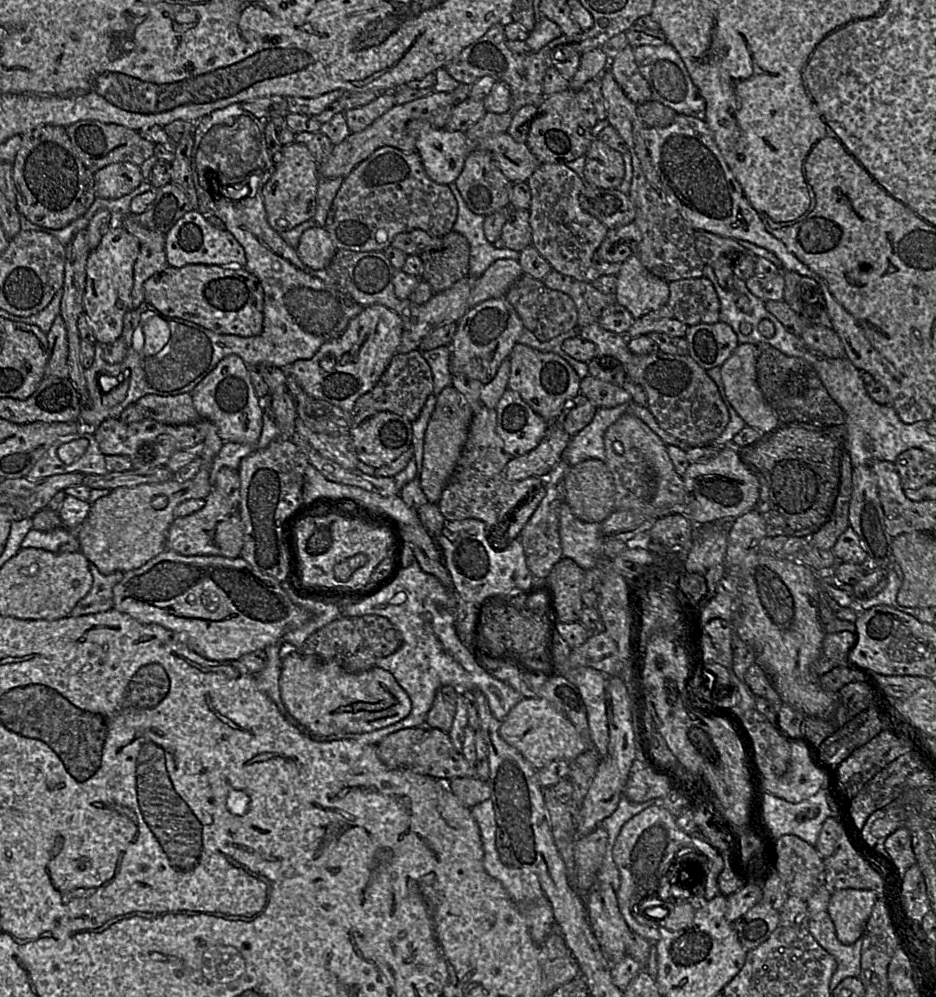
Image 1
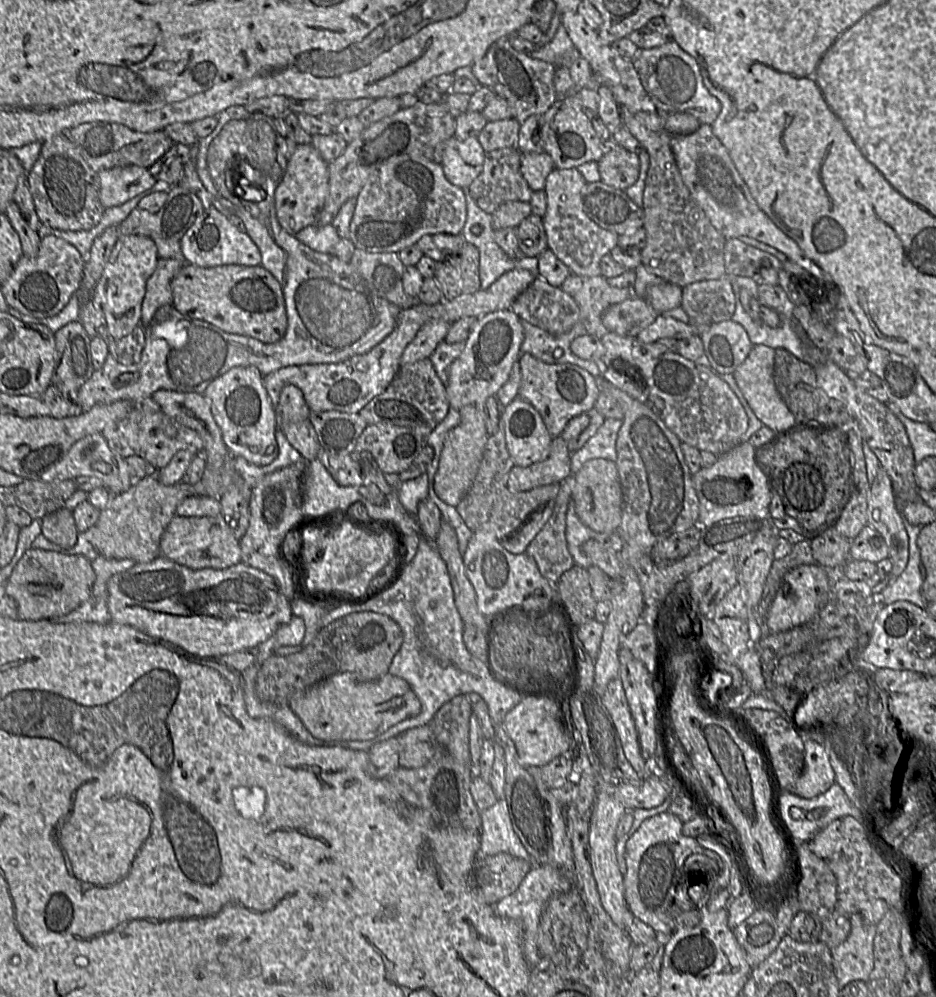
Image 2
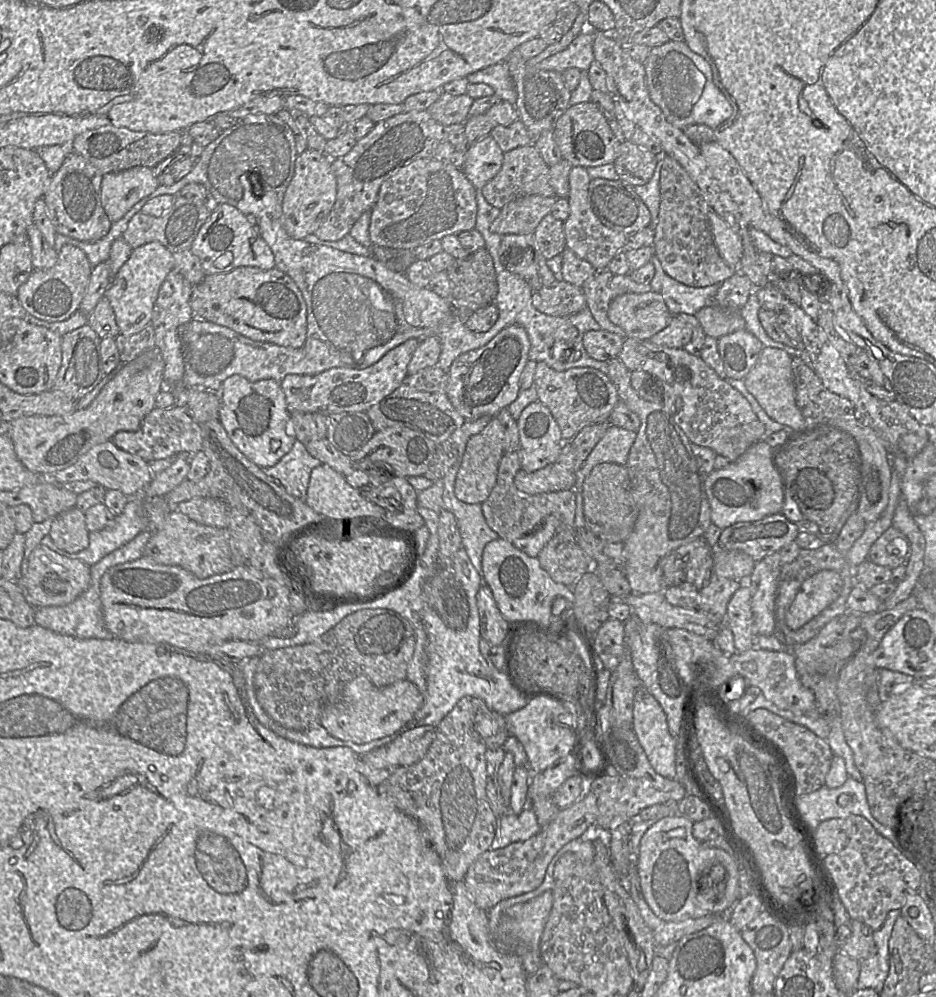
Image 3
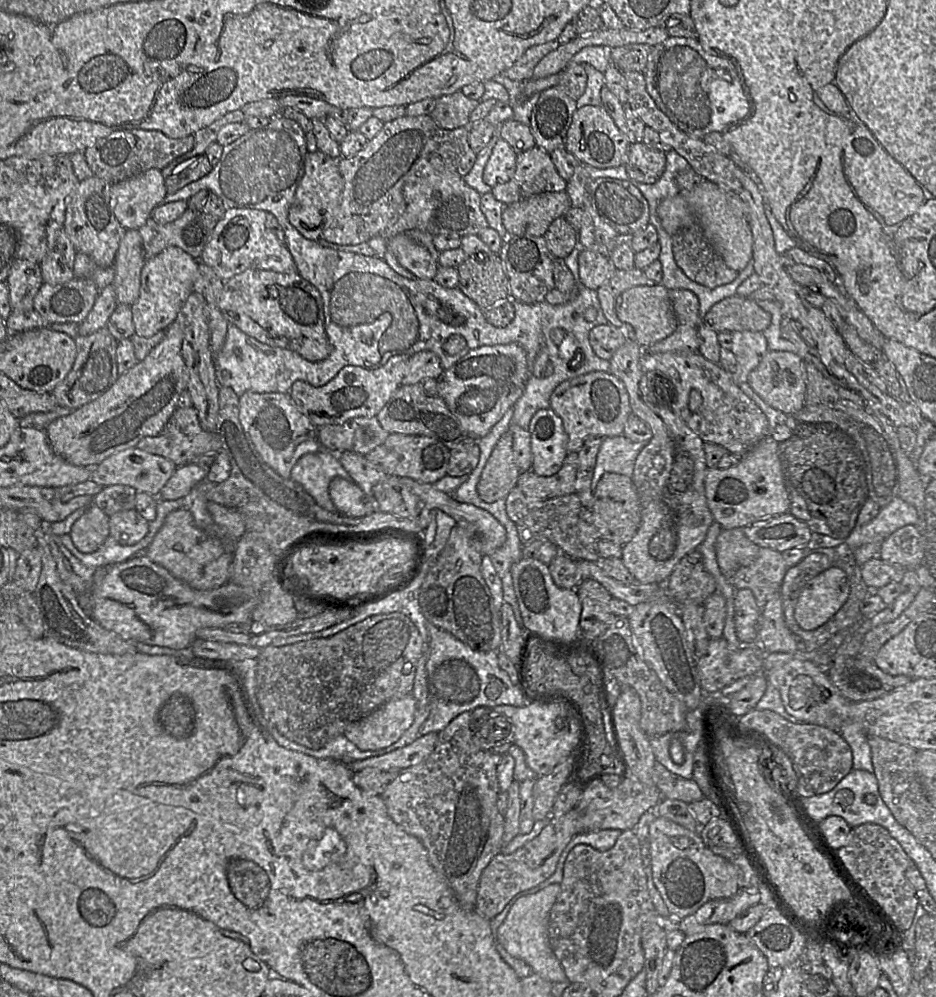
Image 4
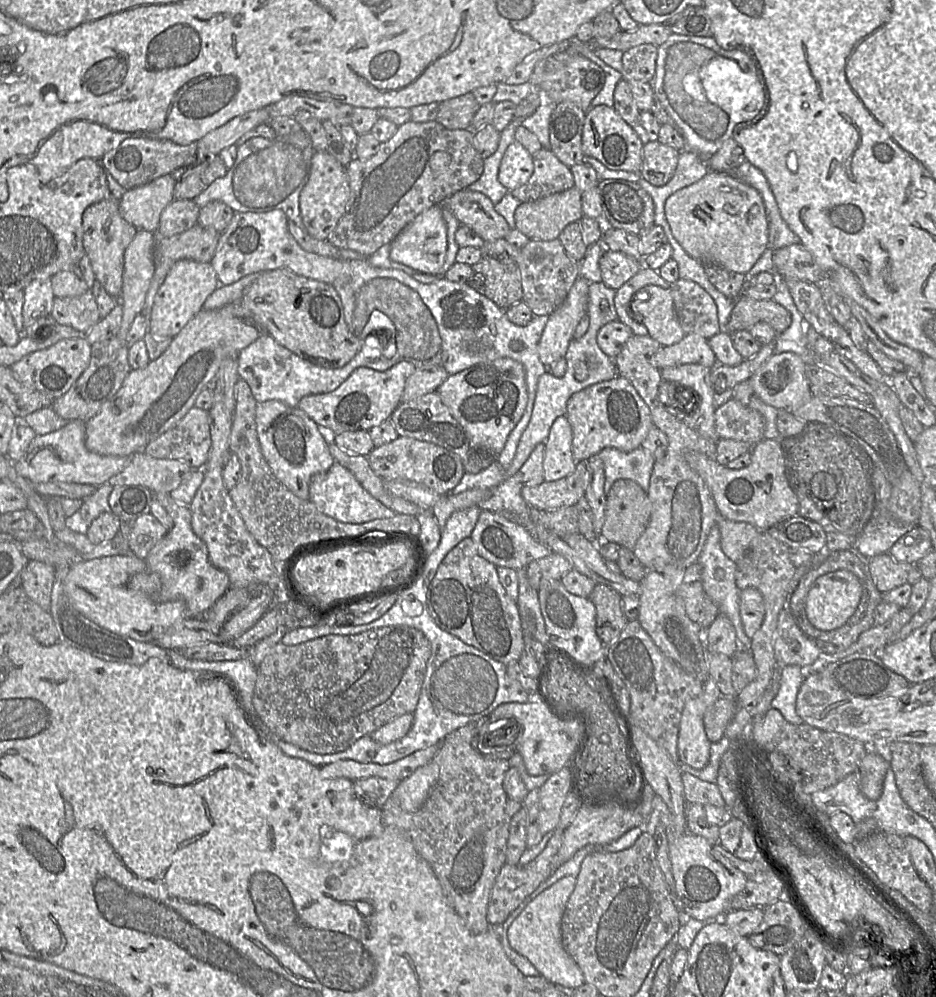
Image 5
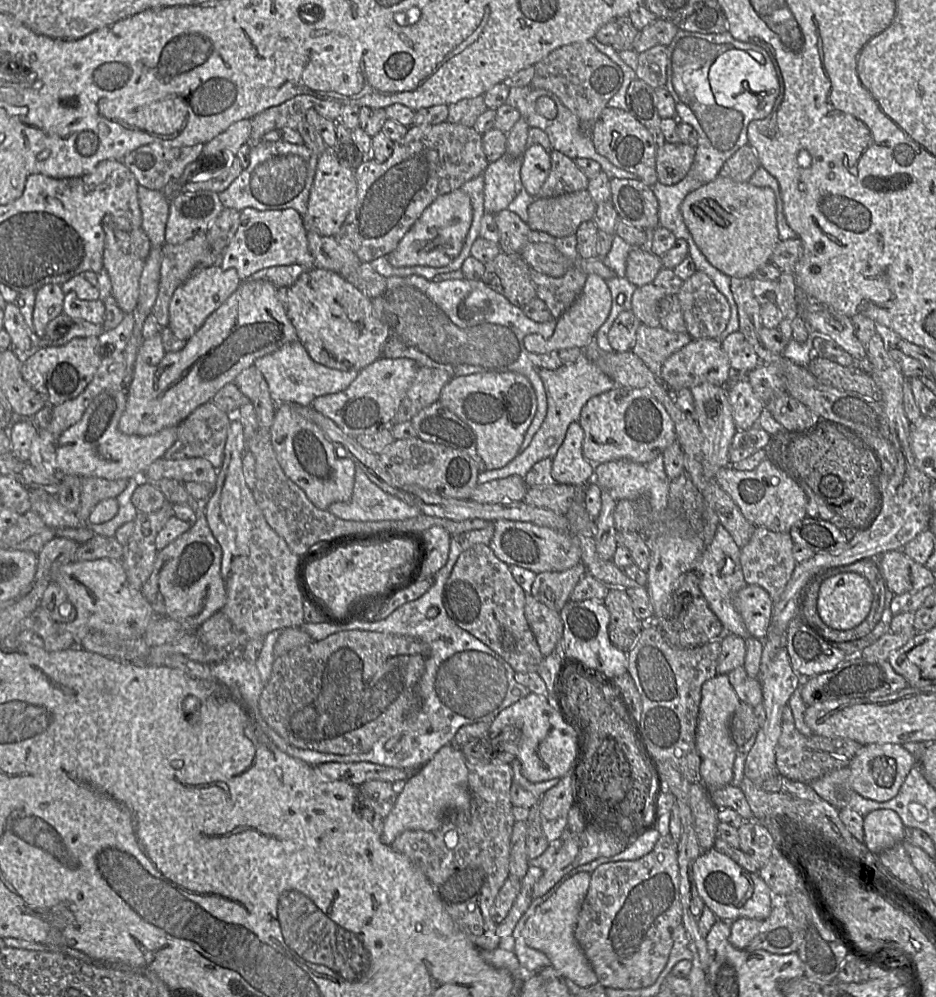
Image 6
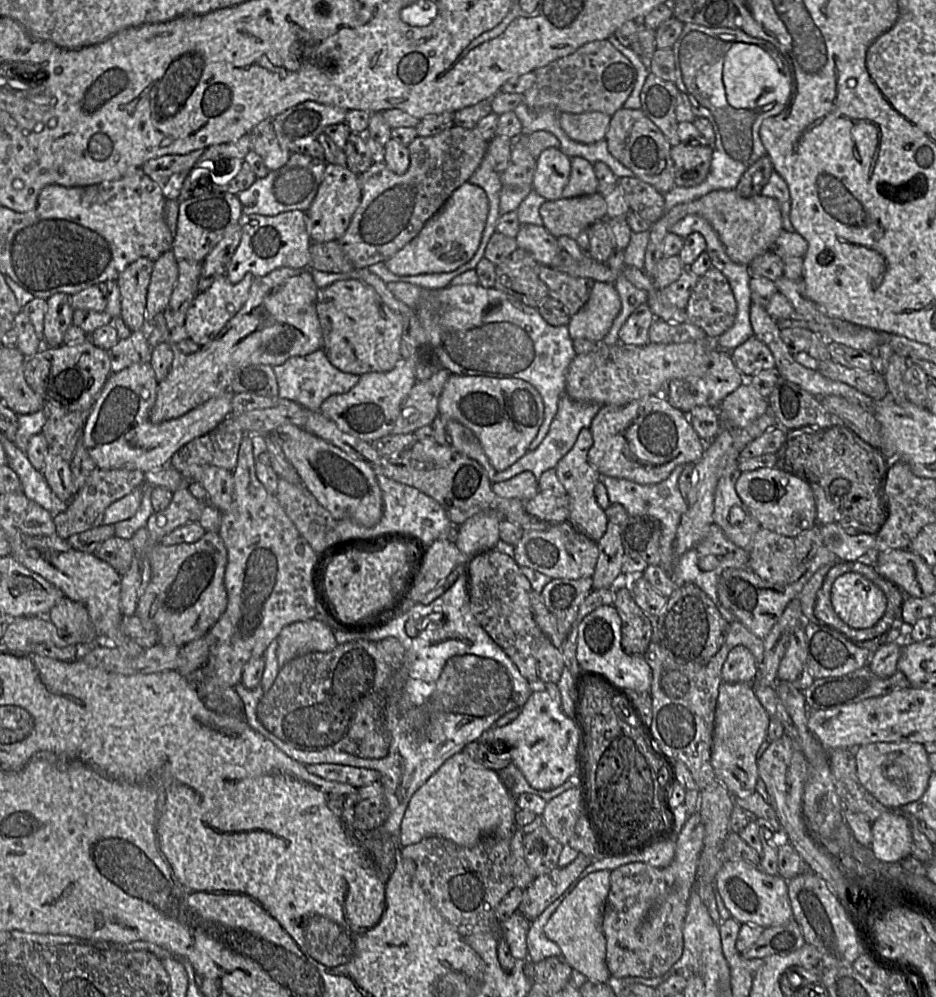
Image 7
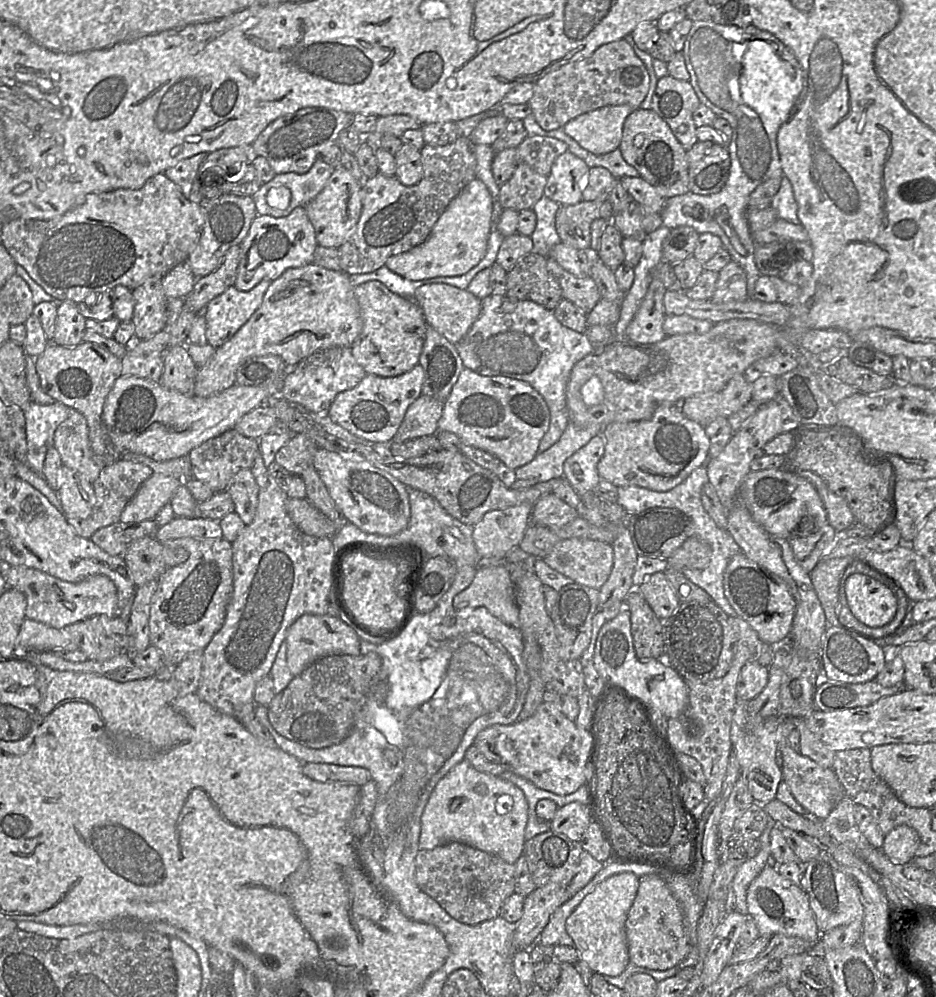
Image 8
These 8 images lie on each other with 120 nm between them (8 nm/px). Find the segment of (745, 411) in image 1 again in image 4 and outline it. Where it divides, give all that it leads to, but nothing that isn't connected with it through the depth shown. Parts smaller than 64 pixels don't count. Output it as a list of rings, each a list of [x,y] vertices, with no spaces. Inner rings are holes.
[[[770,351],[765,354],[758,366],[750,373],[748,384],[771,407],[793,416],[805,406],[806,362],[789,351]]]

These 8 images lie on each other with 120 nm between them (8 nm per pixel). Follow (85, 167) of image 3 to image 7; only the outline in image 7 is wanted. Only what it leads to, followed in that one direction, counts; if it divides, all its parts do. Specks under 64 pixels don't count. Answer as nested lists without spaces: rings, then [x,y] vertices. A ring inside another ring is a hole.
[[[139,258],[116,279],[121,294],[120,318],[132,331],[148,331],[146,302],[153,266],[150,259]]]

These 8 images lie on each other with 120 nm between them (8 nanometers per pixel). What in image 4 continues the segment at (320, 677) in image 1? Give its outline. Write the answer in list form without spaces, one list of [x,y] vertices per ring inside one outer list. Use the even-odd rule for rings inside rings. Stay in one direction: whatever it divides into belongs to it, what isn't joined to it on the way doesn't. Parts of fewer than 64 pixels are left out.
[[[412,693],[391,699],[348,726],[343,736],[362,751],[385,748],[412,725],[416,711],[417,700]]]

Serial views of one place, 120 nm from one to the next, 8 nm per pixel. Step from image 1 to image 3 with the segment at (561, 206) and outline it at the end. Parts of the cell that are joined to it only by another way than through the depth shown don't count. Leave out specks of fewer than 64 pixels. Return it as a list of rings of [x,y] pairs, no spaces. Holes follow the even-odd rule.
[[[574,166],[569,172],[569,194],[567,201],[569,203],[569,216],[563,222],[566,249],[571,250],[579,258],[589,262],[596,271],[603,271],[608,263],[621,250],[625,249],[628,235],[616,232],[604,226],[597,220],[589,206],[588,188],[591,178],[587,169],[581,166]]]

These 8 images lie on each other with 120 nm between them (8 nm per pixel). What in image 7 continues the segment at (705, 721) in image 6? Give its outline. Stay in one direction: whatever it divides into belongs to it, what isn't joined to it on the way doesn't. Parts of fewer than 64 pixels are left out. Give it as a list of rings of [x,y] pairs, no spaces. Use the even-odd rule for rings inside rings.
[[[722,682],[715,709],[711,764],[716,780],[731,794],[748,795],[755,791],[759,779],[758,750],[767,740],[770,720],[751,683]]]

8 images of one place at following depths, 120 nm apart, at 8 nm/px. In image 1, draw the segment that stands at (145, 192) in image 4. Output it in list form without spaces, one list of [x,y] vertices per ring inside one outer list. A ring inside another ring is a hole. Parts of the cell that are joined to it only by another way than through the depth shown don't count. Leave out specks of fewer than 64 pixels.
[[[130,162],[109,164],[94,173],[96,195],[104,199],[128,195],[143,181],[140,167]]]

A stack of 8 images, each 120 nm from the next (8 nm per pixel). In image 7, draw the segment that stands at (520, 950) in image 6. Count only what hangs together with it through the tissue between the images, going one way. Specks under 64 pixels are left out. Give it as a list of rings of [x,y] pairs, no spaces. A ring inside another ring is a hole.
[[[563,895],[549,905],[538,918],[531,922],[527,933],[527,960],[530,963],[537,963],[551,956],[561,955],[560,947],[546,936],[544,927],[562,900]]]

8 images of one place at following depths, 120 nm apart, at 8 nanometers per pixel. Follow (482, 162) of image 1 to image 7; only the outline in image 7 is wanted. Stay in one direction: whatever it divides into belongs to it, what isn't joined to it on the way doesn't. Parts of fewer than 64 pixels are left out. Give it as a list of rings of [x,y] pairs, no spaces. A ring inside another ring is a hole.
[[[570,157],[570,175],[561,198],[572,198],[598,192],[598,180],[593,164],[584,158]]]

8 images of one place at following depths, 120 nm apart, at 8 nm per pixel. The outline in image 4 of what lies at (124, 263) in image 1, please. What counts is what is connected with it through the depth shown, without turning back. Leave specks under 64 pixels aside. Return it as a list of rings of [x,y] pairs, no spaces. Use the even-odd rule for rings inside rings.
[[[169,246],[156,256],[146,259],[141,271],[141,286],[138,299],[130,306],[135,334],[150,337],[166,329],[176,319],[182,305],[193,291],[198,274],[199,260],[182,249]]]

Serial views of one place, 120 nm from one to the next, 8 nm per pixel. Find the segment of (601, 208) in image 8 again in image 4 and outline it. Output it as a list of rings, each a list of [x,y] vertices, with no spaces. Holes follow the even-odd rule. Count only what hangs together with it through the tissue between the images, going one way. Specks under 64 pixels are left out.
[[[565,192],[534,195],[507,206],[502,222],[509,236],[543,237],[550,224],[572,207]]]

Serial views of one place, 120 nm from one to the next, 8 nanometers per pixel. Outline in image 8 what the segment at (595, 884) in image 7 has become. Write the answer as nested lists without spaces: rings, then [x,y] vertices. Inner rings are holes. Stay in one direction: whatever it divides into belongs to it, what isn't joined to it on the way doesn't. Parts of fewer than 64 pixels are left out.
[[[631,872],[612,875],[587,894],[565,922],[573,946],[594,972],[603,976],[618,976],[630,964],[625,923],[639,887],[639,877]]]

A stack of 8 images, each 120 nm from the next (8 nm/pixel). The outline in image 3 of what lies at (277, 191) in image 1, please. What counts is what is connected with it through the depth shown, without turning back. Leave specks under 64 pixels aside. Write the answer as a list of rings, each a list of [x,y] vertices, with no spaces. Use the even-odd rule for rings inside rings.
[[[307,148],[295,160],[294,175],[287,186],[282,201],[282,226],[293,239],[305,239],[307,235],[314,234],[325,221],[336,199],[336,177],[331,168],[331,159],[325,154]]]

